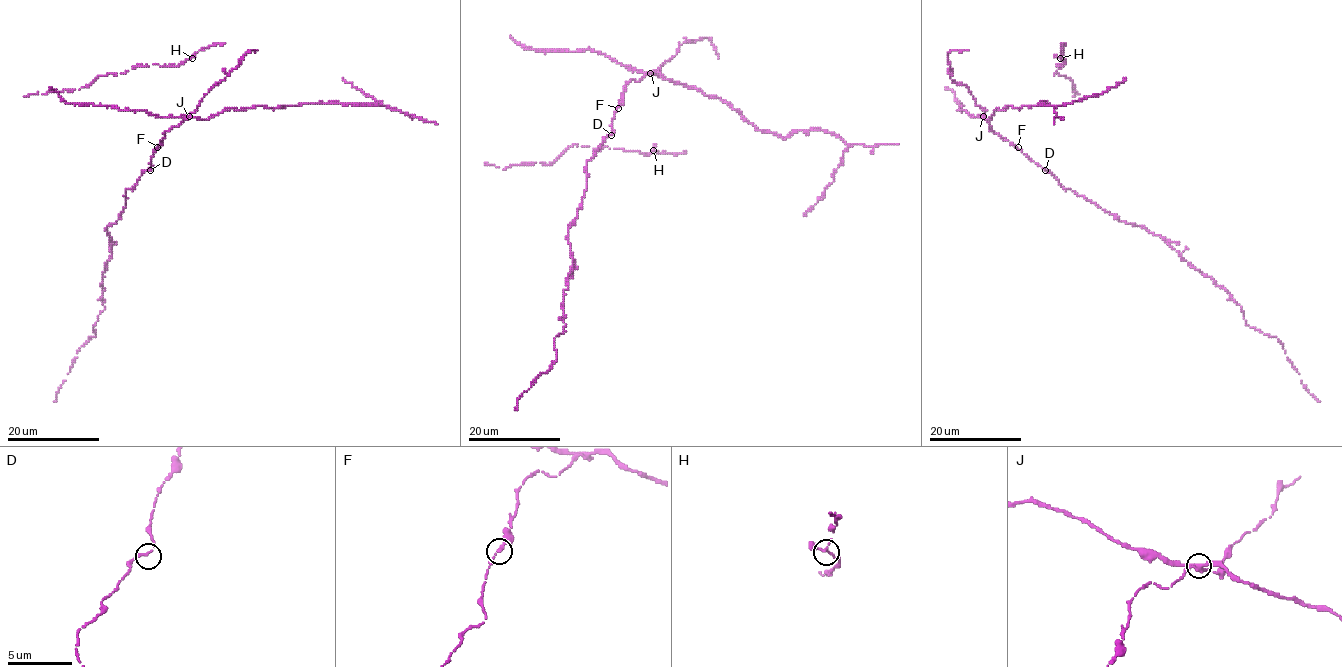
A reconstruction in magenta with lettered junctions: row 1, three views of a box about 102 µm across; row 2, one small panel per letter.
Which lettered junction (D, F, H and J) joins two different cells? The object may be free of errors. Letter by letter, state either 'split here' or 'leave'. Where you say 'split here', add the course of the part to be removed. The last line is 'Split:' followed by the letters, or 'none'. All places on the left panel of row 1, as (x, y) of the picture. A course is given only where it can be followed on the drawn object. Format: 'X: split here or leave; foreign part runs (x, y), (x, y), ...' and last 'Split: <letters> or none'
D: leave
F: leave
H: leave
J: split here; foreign part runs (188, 116), (208, 119), (229, 108), (274, 108), (299, 104), (387, 106), (364, 95), (343, 78)
Split: J

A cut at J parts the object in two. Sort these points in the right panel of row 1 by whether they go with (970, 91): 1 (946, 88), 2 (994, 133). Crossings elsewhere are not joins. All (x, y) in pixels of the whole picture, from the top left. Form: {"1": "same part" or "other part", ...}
{"1": "other part", "2": "same part"}

